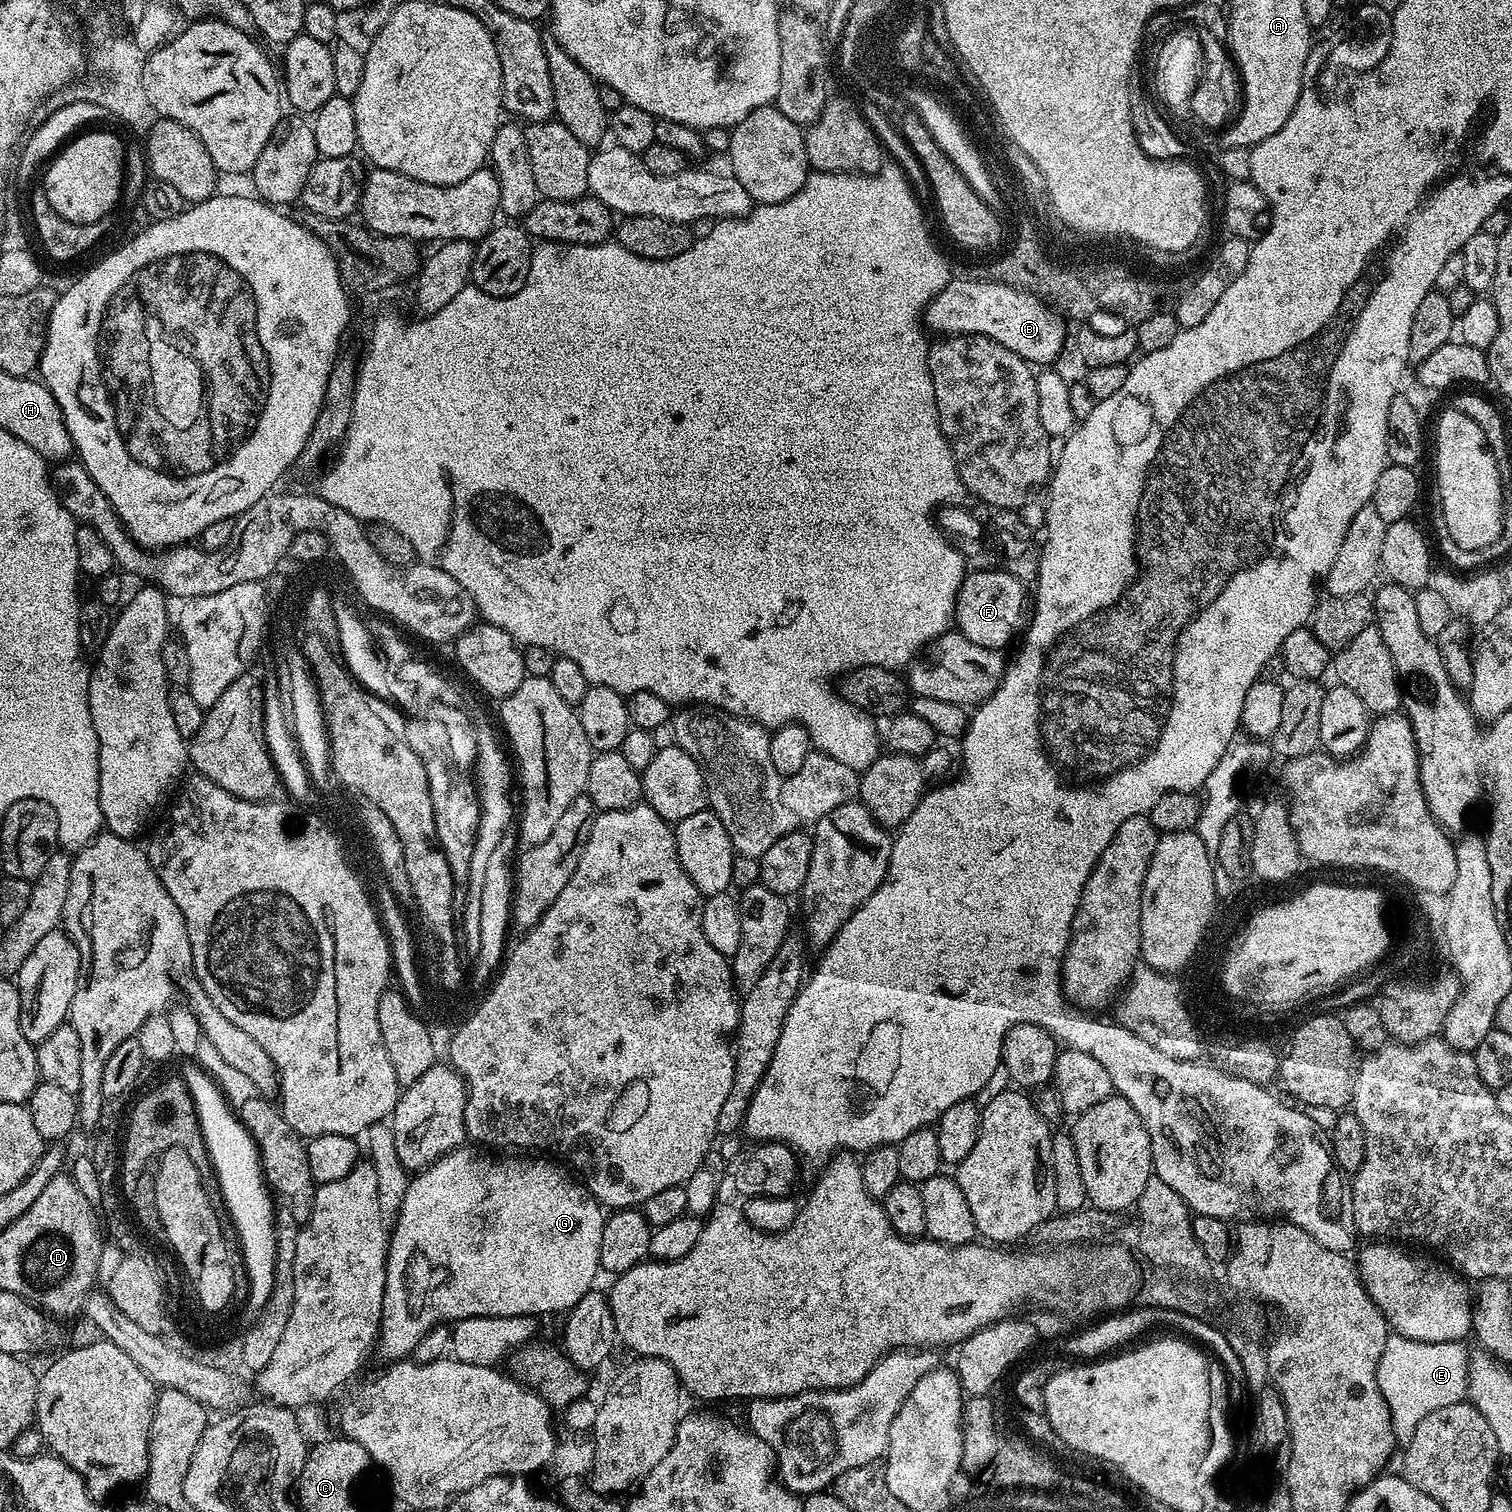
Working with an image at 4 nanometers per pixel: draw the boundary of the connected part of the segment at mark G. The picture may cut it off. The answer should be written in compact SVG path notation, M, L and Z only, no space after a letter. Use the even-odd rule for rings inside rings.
M461 1146L455 1152L447 1152L441 1160L435 1160L431 1166L425 1168L423 1172L413 1175L408 1181L408 1189L405 1192L405 1198L402 1199L402 1206L399 1212L394 1216L396 1221L396 1229L393 1227L390 1232L390 1239L388 1242L388 1261L386 1262L386 1290L384 1291L384 1301L382 1302L382 1318L380 1319L380 1335L378 1337L378 1352L388 1359L388 1362L399 1362L405 1358L411 1357L417 1351L417 1348L423 1342L423 1338L432 1328L440 1325L451 1325L457 1320L474 1319L479 1316L534 1316L537 1318L543 1317L543 1312L562 1312L567 1313L573 1309L576 1303L583 1298L589 1291L594 1288L597 1283L596 1275L601 1275L602 1269L600 1267L600 1251L602 1250L602 1234L604 1233L604 1226L606 1223L606 1212L599 1200L593 1198L592 1193L584 1187L583 1183L571 1180L564 1172L559 1172L552 1164L547 1164L547 1159L536 1158L540 1160L487 1160L484 1156L475 1156L474 1153L468 1149L468 1146ZM440 1250L446 1250L446 1258L440 1256Z

